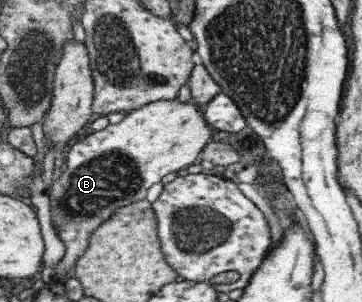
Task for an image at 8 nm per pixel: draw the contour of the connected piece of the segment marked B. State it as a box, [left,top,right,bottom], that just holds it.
[47,98,211,280]

